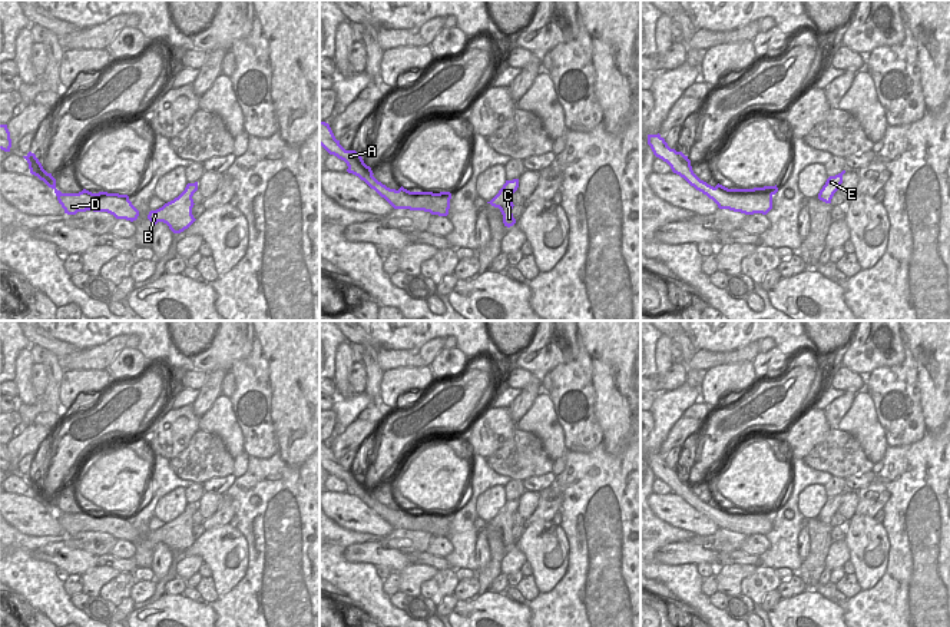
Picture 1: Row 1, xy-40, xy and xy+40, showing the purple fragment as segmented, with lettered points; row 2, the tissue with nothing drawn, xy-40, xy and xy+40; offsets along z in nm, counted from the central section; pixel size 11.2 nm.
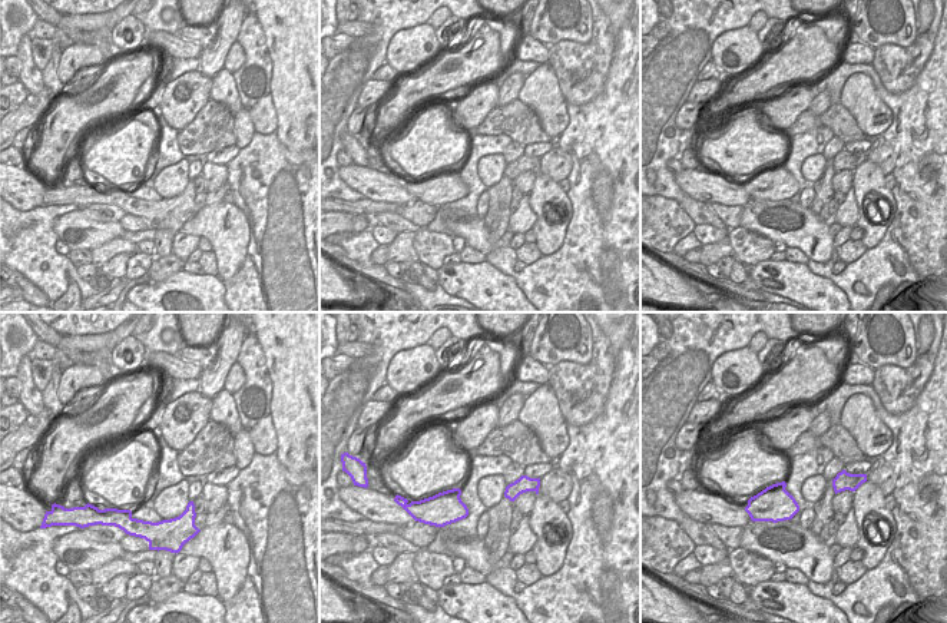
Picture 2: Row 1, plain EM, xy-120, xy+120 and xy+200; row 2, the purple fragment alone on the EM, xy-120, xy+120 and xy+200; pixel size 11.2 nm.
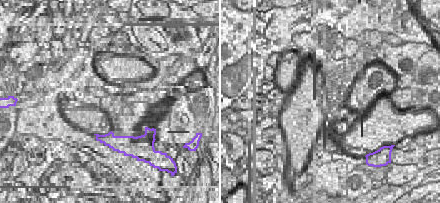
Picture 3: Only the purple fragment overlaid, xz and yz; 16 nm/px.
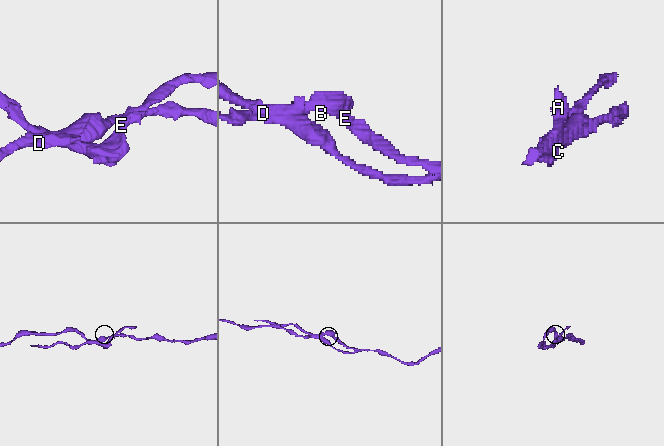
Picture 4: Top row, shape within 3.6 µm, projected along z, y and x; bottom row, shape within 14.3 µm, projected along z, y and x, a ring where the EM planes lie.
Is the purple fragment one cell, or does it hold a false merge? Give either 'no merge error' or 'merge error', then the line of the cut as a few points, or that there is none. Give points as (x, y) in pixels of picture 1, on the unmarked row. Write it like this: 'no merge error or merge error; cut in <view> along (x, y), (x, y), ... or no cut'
merge error; cut in xy along (449, 518), (439, 518), (432, 526), (416, 530)

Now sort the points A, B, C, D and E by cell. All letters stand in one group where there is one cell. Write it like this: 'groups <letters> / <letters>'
groups A / B C D E

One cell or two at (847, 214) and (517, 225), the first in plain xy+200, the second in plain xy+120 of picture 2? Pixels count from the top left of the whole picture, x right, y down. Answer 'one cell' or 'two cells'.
one cell

